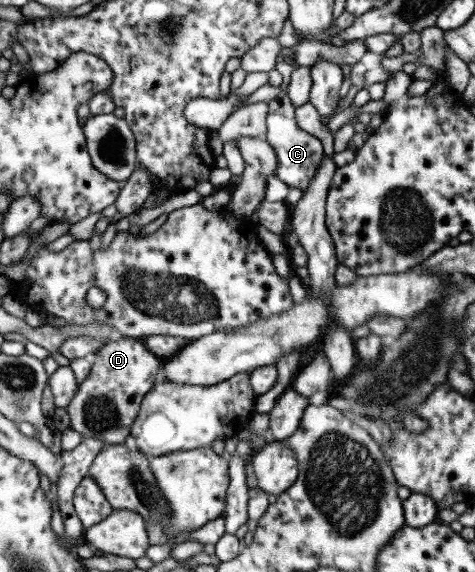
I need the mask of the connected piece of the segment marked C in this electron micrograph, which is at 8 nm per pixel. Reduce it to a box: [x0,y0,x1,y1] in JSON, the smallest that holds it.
[263,58,323,191]

